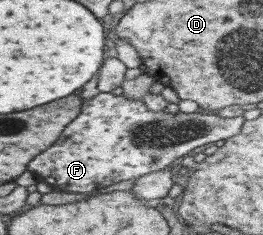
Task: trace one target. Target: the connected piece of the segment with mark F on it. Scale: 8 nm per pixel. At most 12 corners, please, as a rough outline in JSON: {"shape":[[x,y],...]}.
{"shape":[[97,93],[26,169],[89,193],[227,141],[242,116]]}

